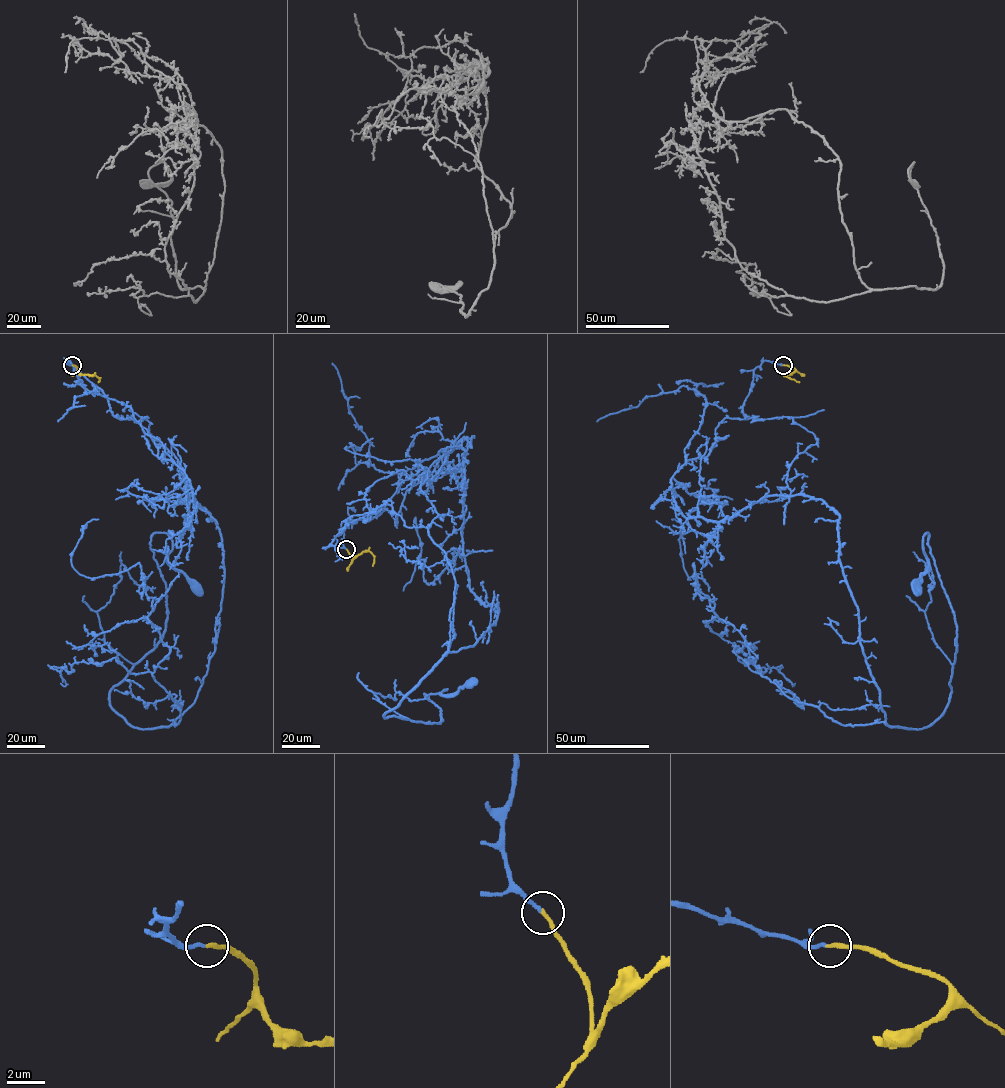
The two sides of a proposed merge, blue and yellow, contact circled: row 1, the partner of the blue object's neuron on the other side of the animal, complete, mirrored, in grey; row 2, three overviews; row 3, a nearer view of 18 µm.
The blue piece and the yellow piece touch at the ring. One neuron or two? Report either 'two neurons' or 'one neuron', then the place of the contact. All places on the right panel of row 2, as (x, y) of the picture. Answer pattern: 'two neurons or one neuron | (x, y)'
one neuron | (783, 365)

